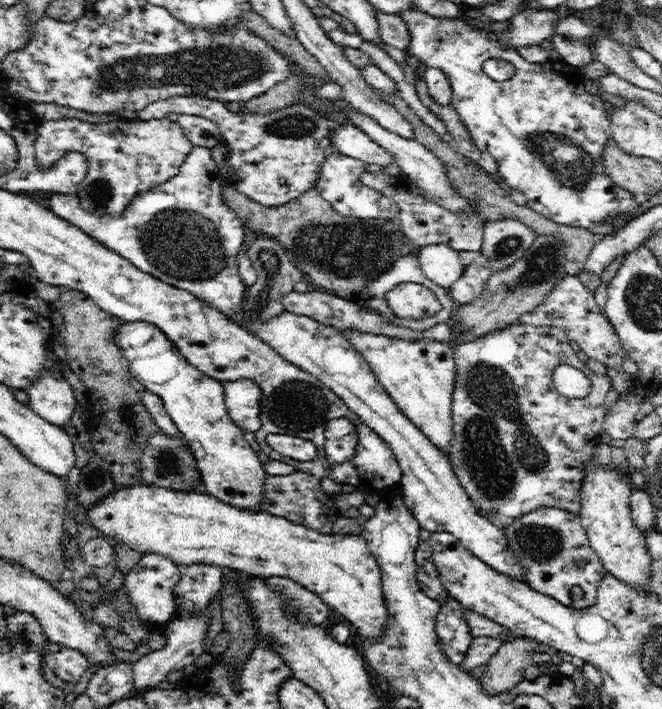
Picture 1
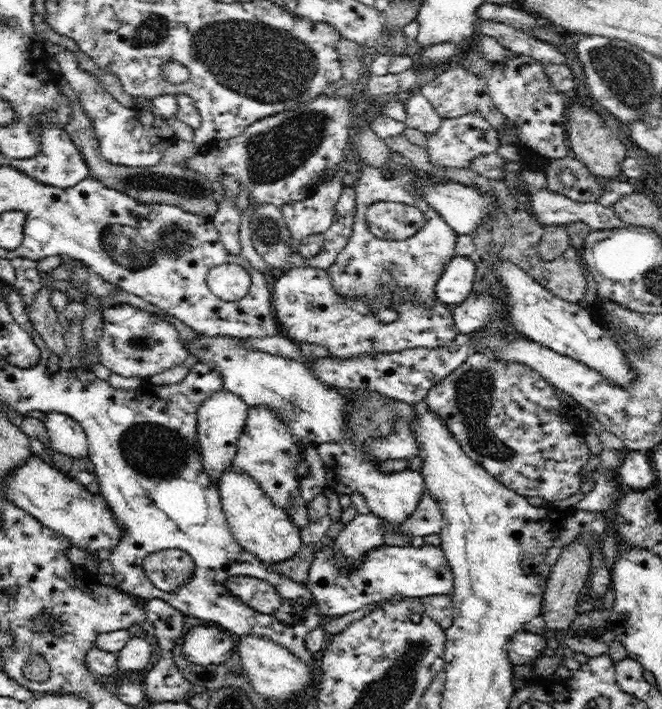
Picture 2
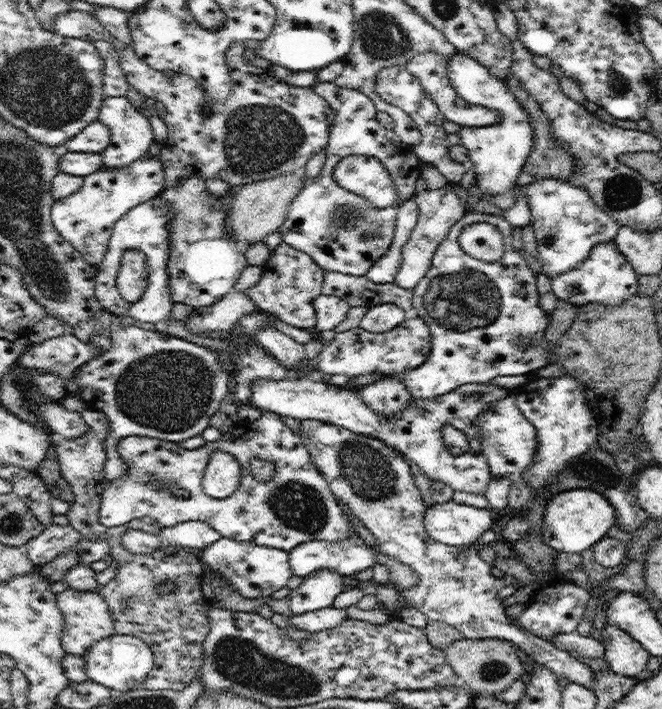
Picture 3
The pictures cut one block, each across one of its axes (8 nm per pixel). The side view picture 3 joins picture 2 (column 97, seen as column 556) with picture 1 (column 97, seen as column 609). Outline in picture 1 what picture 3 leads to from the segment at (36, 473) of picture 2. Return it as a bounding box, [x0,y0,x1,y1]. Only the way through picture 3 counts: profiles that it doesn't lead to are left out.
[86,484,388,643]

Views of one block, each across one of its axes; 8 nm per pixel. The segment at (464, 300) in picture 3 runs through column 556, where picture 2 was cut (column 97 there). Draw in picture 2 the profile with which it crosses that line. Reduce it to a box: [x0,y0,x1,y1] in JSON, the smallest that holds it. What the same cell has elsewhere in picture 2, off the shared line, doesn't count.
[97,303,188,380]

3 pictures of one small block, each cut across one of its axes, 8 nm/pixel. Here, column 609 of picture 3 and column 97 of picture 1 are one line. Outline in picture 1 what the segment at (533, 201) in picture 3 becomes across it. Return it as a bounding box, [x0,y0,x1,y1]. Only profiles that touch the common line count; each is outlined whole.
[48,146,248,319]

